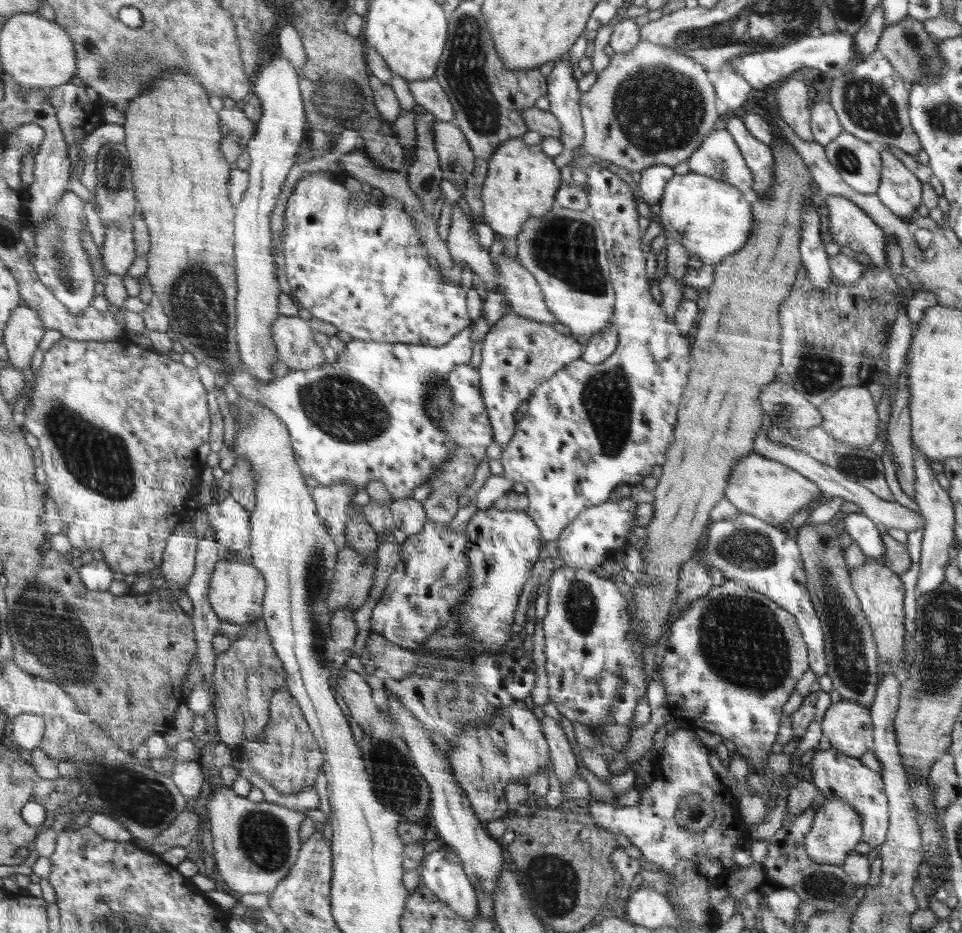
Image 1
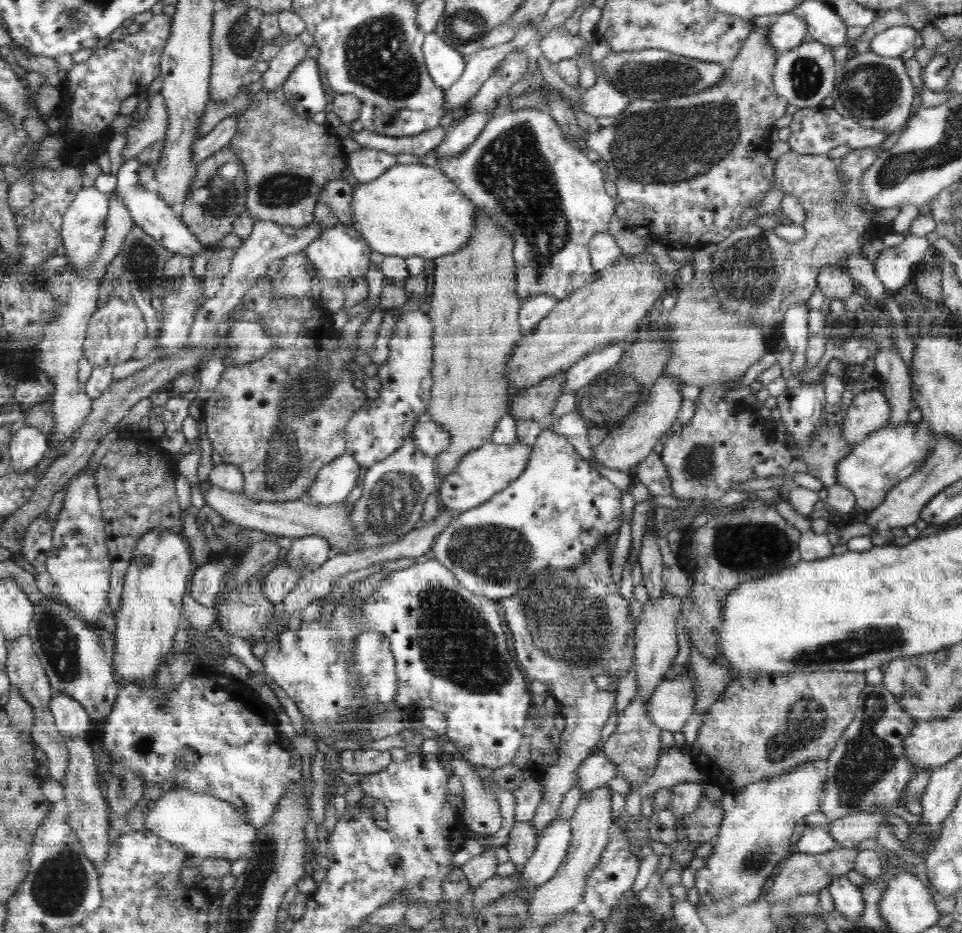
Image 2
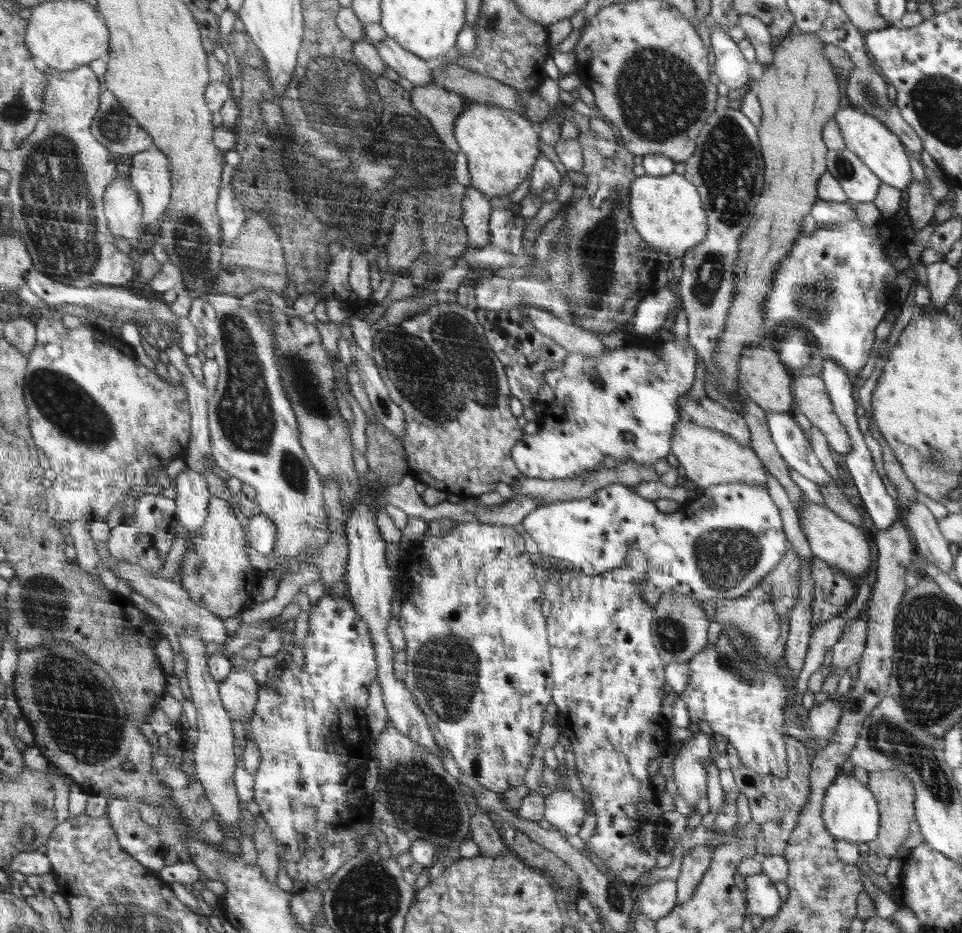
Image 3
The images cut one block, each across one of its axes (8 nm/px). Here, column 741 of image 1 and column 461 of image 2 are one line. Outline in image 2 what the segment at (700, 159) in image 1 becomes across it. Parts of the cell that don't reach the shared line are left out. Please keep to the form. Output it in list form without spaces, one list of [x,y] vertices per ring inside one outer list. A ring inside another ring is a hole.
[[[517,110],[491,117],[462,154],[438,159],[437,164],[484,215],[512,236],[515,293],[521,302],[540,294],[561,301],[595,279],[598,272],[592,266],[589,242],[597,232],[608,229],[615,201],[604,189],[606,174],[588,158],[585,145],[569,142],[563,127],[547,110]]]

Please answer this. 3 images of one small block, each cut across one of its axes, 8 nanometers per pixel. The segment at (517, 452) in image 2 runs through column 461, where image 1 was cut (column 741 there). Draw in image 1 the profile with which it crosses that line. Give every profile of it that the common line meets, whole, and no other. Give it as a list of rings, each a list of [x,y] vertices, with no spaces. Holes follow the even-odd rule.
[[[758,452],[749,454],[738,462],[729,478],[729,485],[725,488],[725,498],[741,512],[752,514],[776,527],[781,527],[796,512],[808,506],[816,508],[828,499],[824,498],[821,487],[813,479],[806,478],[806,475],[800,474],[793,467],[786,466],[777,459],[766,458]]]

